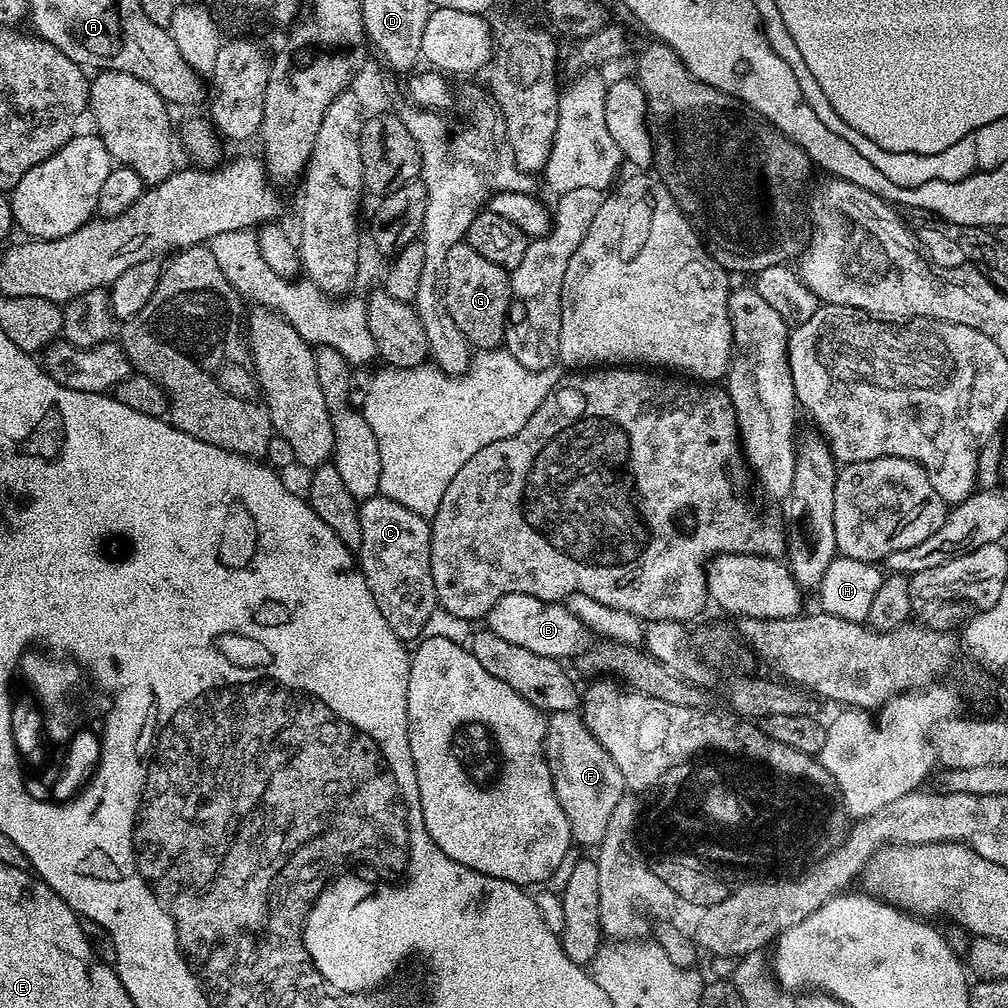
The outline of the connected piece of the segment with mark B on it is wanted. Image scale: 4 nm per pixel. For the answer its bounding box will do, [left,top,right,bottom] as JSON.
[486,592,586,658]

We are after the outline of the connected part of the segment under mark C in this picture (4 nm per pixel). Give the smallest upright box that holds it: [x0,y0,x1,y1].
[359,494,438,642]

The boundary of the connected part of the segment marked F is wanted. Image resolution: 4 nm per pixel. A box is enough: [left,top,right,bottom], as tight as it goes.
[554,711,626,845]

